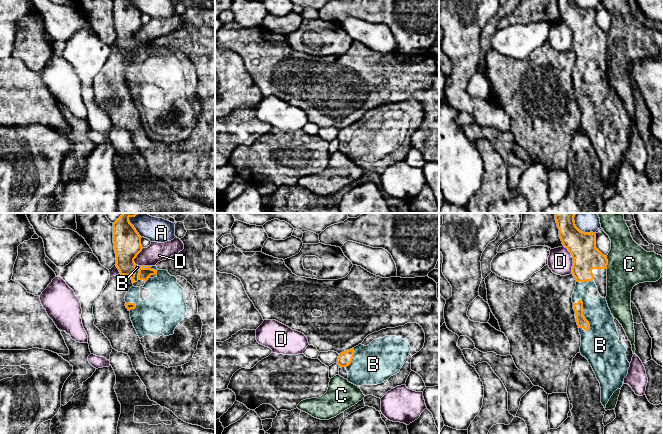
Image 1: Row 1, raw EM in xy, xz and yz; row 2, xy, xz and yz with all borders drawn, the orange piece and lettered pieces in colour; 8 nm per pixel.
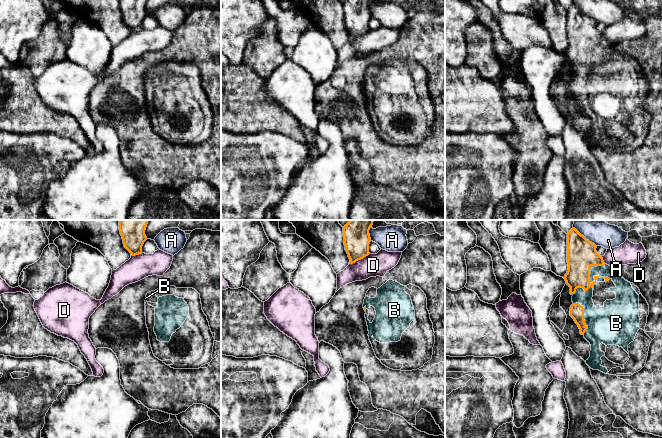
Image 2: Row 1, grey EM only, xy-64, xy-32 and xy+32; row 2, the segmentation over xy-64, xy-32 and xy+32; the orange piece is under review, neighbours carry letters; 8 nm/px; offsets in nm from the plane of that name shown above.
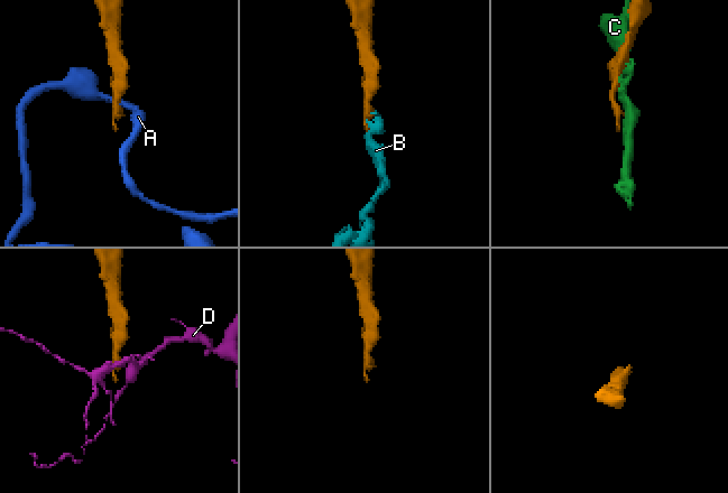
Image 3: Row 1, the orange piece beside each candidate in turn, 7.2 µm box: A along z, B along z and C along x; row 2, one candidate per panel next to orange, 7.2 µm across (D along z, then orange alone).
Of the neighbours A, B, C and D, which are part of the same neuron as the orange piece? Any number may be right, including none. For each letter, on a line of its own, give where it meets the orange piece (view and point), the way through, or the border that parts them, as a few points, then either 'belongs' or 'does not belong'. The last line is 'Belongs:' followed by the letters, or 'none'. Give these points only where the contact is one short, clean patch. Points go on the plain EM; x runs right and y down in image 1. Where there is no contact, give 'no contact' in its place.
A: meets orange in yz at (584, 8); border along yz (574, 0), (582, 7), (594, 9); does not belong
B: meets orange in yz at (582, 91); belongs
C: meets orange in yz at (607, 38); does not belong
D: meets orange in yz at (573, 35); border along yz (563, 21), (572, 34), (572, 49); does not belong
Belongs: B

